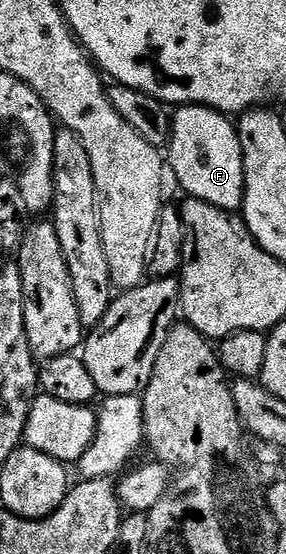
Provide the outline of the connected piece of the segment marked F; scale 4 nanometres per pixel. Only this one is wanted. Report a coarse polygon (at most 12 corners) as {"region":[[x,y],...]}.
{"region":[[181,105],[168,168],[187,197],[234,214],[244,154],[225,112]]}

